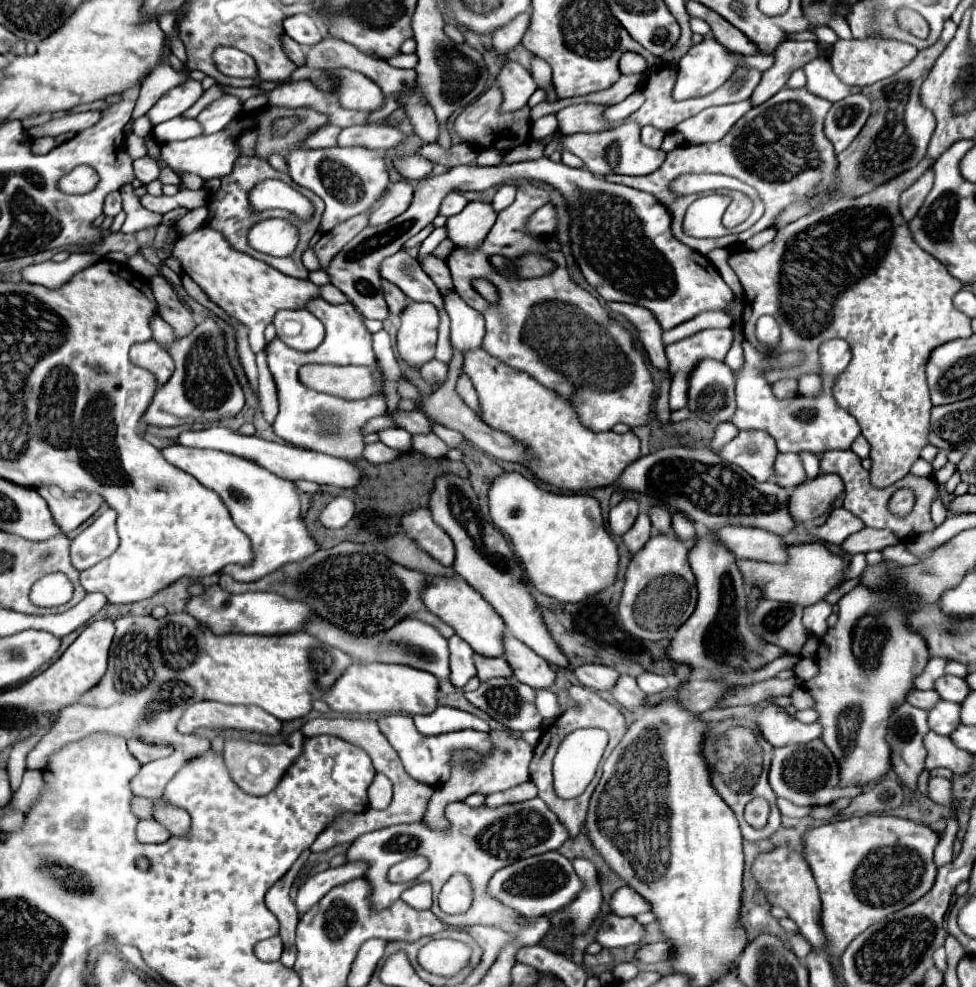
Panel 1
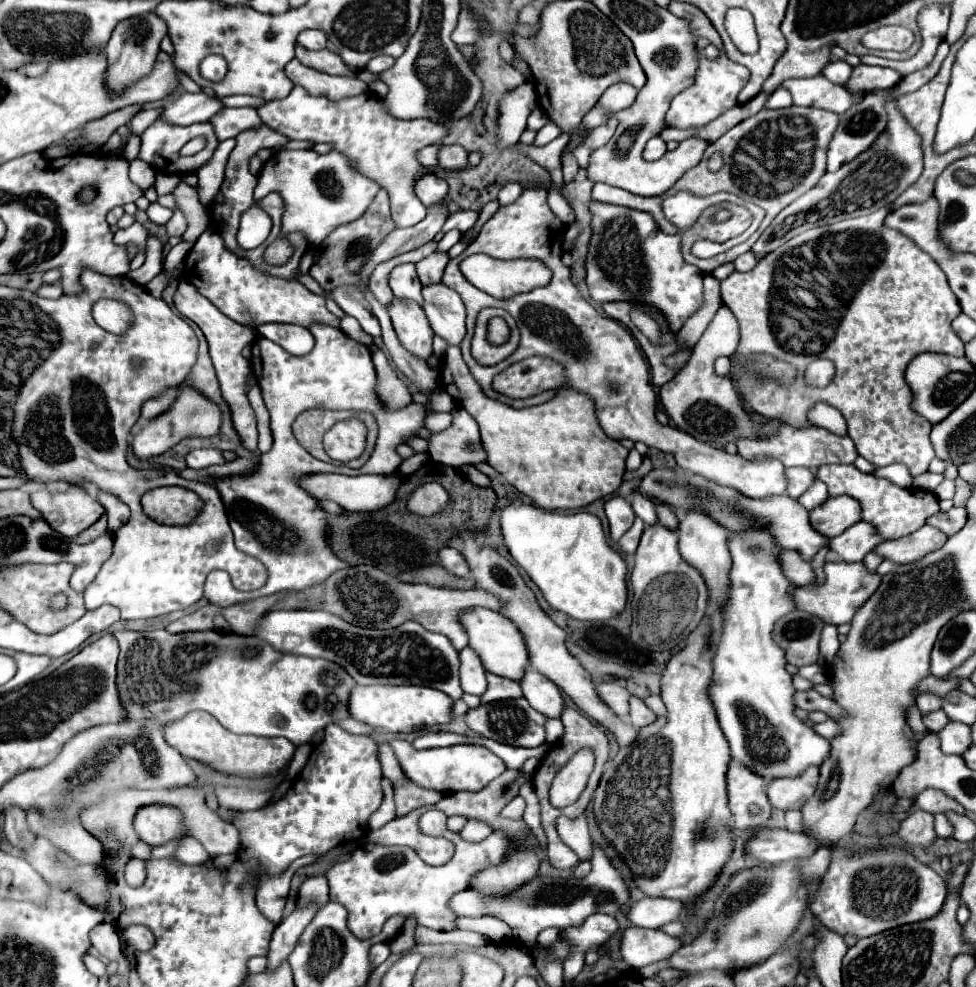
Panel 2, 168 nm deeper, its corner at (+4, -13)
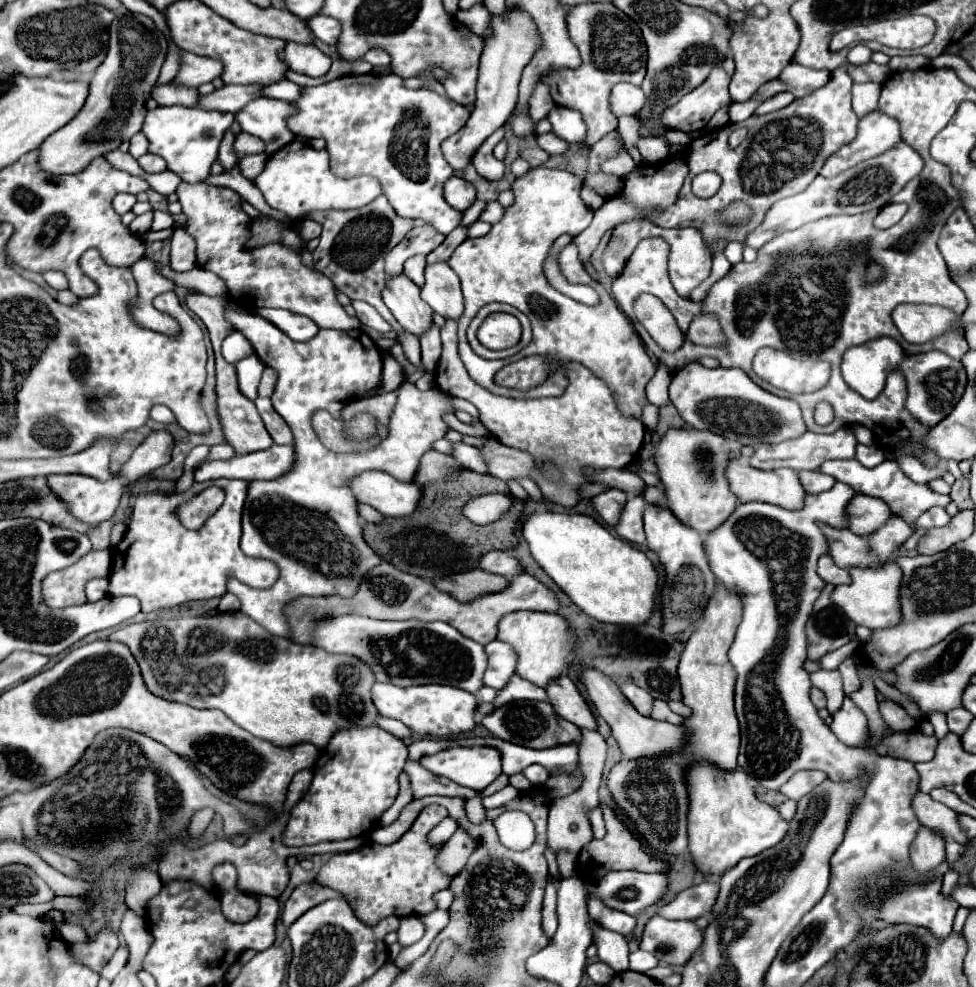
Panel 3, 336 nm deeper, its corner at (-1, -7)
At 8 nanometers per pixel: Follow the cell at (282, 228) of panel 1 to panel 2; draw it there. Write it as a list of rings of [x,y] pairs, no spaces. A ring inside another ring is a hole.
[[[295,150],[295,152],[275,152],[269,162],[263,164],[259,172],[259,184],[255,188],[255,198],[263,198],[269,192],[279,192],[283,198],[293,198],[283,214],[281,238],[265,248],[263,260],[271,266],[285,264],[293,256],[293,246],[287,244],[287,234],[301,230],[309,236],[311,244],[321,244],[335,228],[361,218],[367,206],[379,192],[379,184],[365,174],[361,174],[347,156],[339,152],[317,154],[315,150]]]

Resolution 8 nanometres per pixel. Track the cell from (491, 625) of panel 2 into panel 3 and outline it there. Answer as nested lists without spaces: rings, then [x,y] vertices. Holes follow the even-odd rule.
[[[512,612],[500,620],[498,640],[510,642],[520,658],[516,674],[532,684],[546,688],[552,680],[564,676],[572,666],[572,654],[576,648],[576,636],[566,618],[548,612]]]

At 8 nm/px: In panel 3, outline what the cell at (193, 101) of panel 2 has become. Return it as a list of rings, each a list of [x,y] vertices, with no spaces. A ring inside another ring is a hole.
[[[246,84],[246,86],[224,86],[220,90],[214,90],[208,96],[200,96],[200,102],[196,106],[204,106],[208,110],[220,110],[220,112],[240,112],[248,102],[262,96],[264,86],[262,84]]]

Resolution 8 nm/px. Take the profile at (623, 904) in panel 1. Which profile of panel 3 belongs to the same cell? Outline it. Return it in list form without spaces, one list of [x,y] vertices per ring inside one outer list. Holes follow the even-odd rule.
[[[702,882],[682,890],[670,904],[660,908],[660,916],[668,920],[696,920],[712,912],[718,898],[718,884]]]

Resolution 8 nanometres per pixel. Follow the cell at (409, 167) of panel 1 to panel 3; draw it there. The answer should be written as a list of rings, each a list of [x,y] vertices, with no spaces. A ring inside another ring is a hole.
[[[452,176],[444,186],[444,198],[452,208],[464,212],[476,202],[476,188],[470,182]]]

